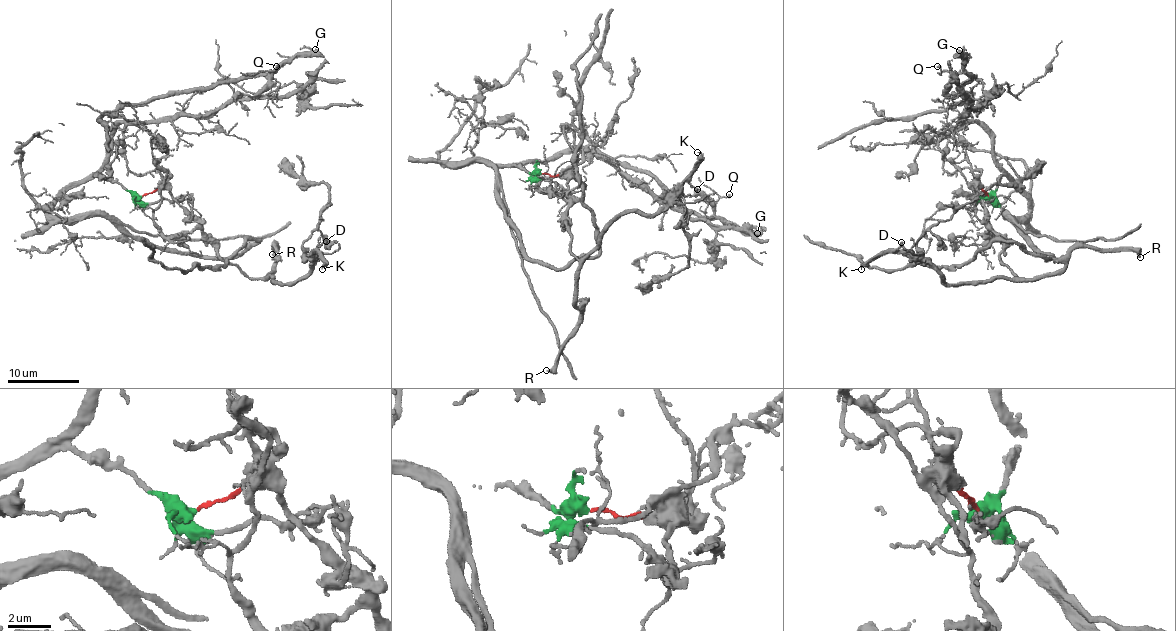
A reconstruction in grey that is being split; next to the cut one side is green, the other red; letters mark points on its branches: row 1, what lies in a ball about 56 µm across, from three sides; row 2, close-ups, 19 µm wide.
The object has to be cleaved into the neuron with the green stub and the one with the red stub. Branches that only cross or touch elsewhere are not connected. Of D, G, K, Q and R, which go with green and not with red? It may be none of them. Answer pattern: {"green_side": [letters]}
{"green_side": ["G", "Q"]}

